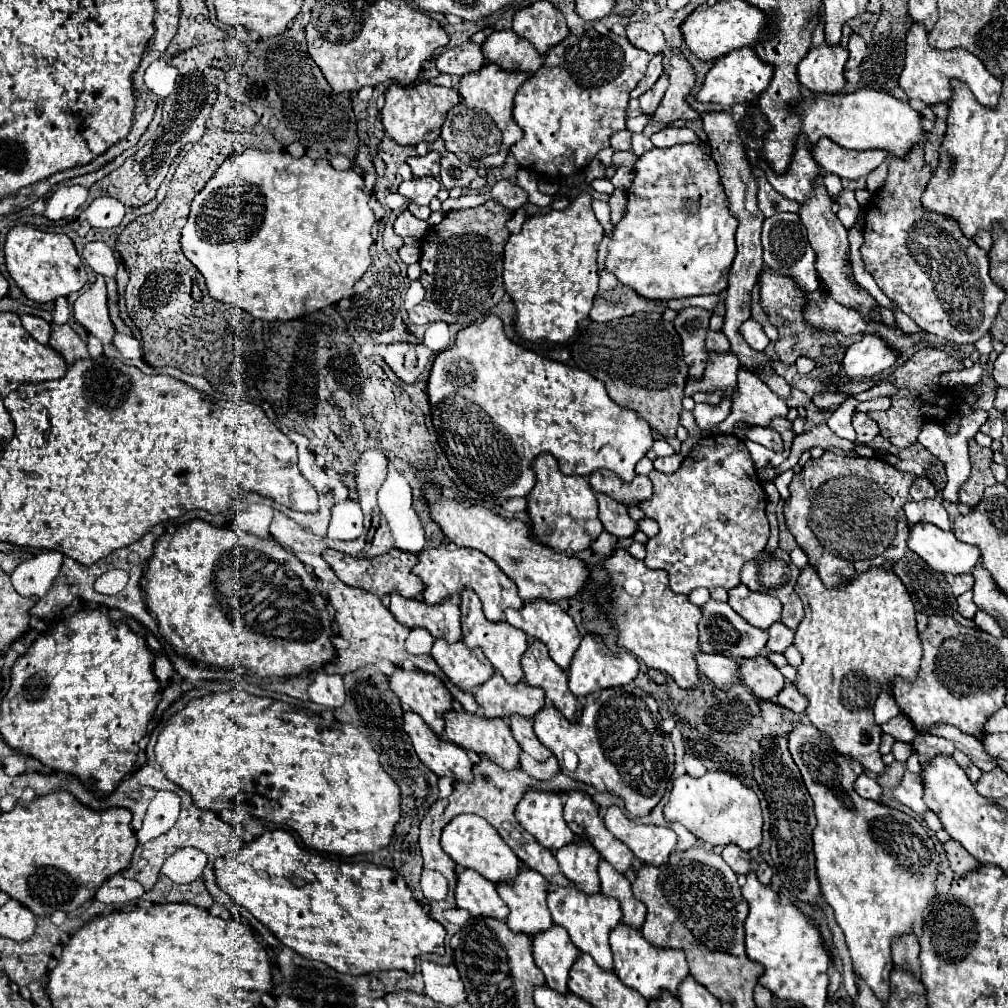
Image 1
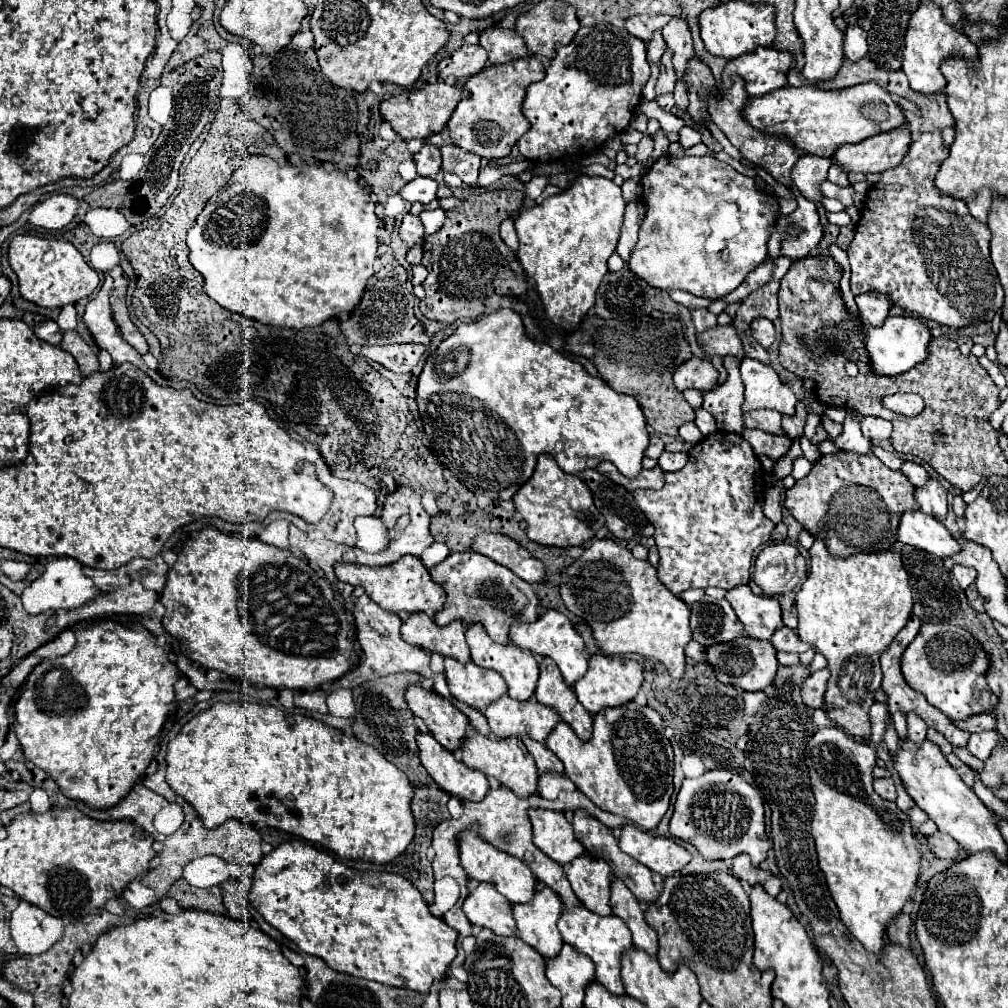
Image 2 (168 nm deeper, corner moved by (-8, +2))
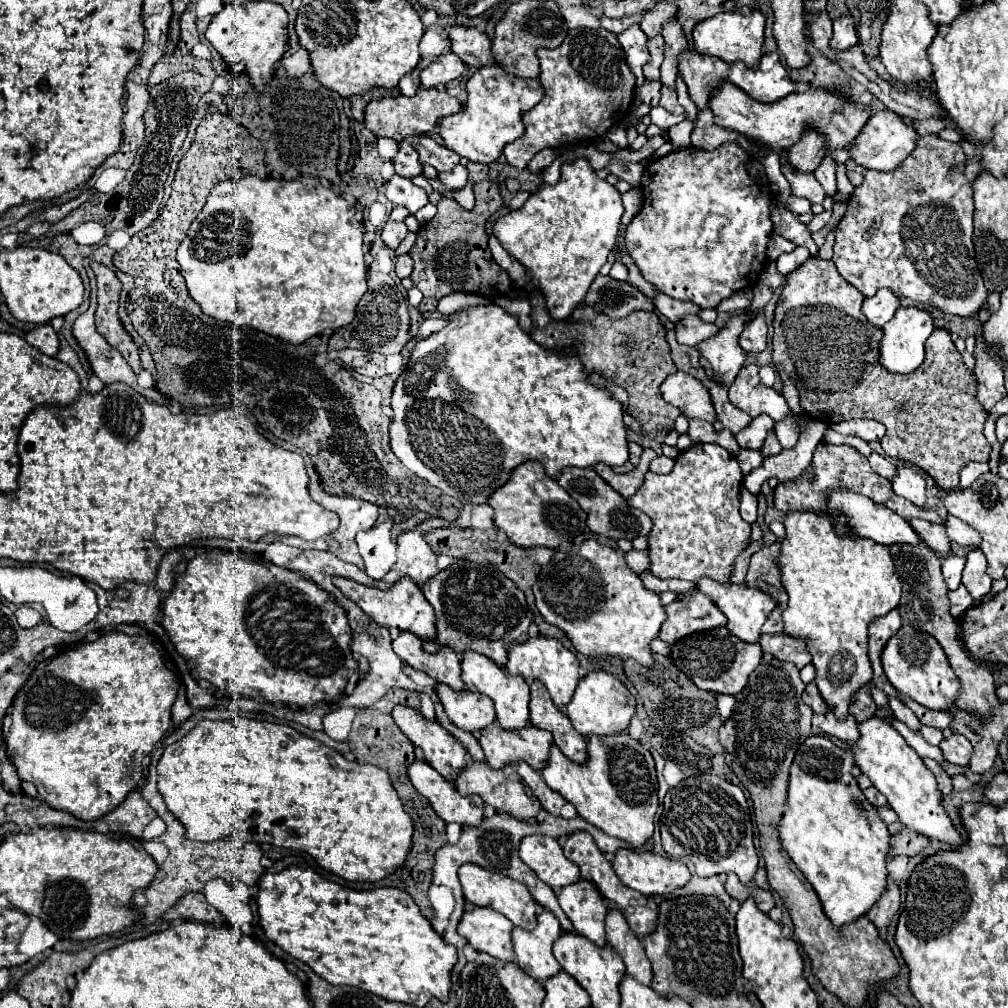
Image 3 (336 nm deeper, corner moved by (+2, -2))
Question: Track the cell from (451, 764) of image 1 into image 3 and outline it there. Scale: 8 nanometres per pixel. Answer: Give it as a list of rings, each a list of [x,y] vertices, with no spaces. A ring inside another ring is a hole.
[[[414,762],[408,768],[408,776],[414,788],[428,798],[432,810],[446,824],[456,822],[464,826],[480,826],[484,820],[484,802],[480,796],[460,796],[454,784],[448,784],[430,764]]]

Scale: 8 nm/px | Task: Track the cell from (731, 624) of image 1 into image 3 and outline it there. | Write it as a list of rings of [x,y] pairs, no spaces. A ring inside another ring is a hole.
[[[692,590],[686,594],[678,594],[678,598],[664,606],[668,618],[664,620],[658,638],[674,644],[682,636],[698,632],[702,628],[718,628],[726,626],[726,616],[712,602],[712,598],[704,596],[700,590]]]

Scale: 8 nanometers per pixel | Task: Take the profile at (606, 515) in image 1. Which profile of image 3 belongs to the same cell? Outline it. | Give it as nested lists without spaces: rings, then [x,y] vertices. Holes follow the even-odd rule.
[[[564,468],[562,474],[558,476],[558,484],[580,504],[580,508],[588,514],[586,524],[592,532],[602,534],[606,538],[626,538],[626,540],[634,540],[636,536],[648,536],[652,530],[652,520],[632,508],[616,490],[612,490],[612,486],[608,486],[592,468]]]

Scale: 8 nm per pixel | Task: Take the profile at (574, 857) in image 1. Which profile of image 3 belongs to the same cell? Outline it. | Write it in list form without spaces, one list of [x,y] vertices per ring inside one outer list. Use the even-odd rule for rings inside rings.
[[[584,880],[570,884],[558,892],[558,902],[568,920],[574,924],[574,932],[594,942],[598,948],[606,944],[604,918],[608,914],[604,898]]]

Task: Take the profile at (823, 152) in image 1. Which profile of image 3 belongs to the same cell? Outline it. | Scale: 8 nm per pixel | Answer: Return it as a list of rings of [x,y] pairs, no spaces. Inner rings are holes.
[[[880,110],[870,116],[868,124],[858,134],[856,148],[850,150],[850,156],[856,160],[856,164],[862,164],[864,168],[888,172],[896,168],[914,148],[916,148],[916,130],[912,128],[912,124],[906,122],[902,116],[896,116],[892,110]]]

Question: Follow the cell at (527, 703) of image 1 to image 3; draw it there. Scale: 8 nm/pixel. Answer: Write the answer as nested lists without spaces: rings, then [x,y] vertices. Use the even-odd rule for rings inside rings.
[[[492,724],[492,728],[480,732],[478,740],[488,766],[494,770],[516,762],[526,762],[536,772],[542,772],[548,764],[552,746],[552,736],[532,726],[524,728],[524,732],[504,732],[498,724]]]

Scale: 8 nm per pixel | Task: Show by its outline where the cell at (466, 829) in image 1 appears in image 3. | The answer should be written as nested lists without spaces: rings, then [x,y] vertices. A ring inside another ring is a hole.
[[[466,864],[460,868],[458,872],[460,882],[462,882],[462,890],[464,890],[464,898],[474,904],[474,906],[484,906],[484,908],[492,908],[500,914],[504,914],[514,926],[524,928],[524,930],[532,930],[536,926],[536,914],[538,914],[538,906],[532,900],[532,894],[528,892],[528,888],[520,882],[512,882],[506,876],[500,876],[496,872],[488,872],[484,868],[476,868],[474,864]]]

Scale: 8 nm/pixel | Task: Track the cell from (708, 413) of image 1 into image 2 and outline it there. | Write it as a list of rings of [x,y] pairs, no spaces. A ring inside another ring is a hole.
[[[724,358],[724,368],[728,370],[728,380],[716,390],[704,392],[704,408],[716,418],[720,432],[742,432],[742,396],[744,384],[740,378],[738,362],[734,358]]]

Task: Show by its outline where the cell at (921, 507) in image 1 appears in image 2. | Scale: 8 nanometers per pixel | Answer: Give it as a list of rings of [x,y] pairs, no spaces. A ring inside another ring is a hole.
[[[930,480],[930,484],[922,486],[922,488],[916,488],[916,494],[914,494],[920,510],[924,514],[930,514],[930,516],[936,516],[936,518],[946,518],[948,516],[948,500],[946,500],[946,490],[942,488],[940,482],[936,480]]]

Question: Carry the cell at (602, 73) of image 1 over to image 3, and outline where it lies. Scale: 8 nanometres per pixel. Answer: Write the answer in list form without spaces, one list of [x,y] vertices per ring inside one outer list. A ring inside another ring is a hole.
[[[570,30],[558,48],[540,48],[536,54],[540,60],[538,82],[544,88],[544,98],[522,116],[526,132],[504,148],[506,162],[514,168],[526,168],[542,148],[604,136],[634,102],[636,76],[632,76],[624,60],[624,50],[616,34],[608,30]]]

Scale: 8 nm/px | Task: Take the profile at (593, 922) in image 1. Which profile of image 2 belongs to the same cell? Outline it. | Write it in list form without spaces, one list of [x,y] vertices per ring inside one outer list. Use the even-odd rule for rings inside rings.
[[[584,904],[564,906],[562,914],[558,918],[558,930],[560,930],[564,942],[576,946],[582,954],[592,958],[592,962],[596,964],[596,980],[602,986],[606,986],[612,994],[624,994],[622,980],[620,980],[620,954],[628,946],[632,946],[632,936],[622,918],[618,918],[616,914],[600,916],[592,910],[588,910]]]

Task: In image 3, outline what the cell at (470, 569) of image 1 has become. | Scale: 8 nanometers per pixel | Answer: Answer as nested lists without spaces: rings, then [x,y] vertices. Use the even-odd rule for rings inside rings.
[[[458,560],[446,570],[440,570],[434,580],[426,582],[424,596],[432,604],[436,614],[436,640],[424,642],[424,650],[430,654],[448,646],[456,654],[468,650],[478,652],[498,666],[508,662],[508,650],[514,644],[528,640],[528,626],[532,624],[532,612],[526,604],[524,592],[506,578],[492,564],[478,564],[472,560]]]

